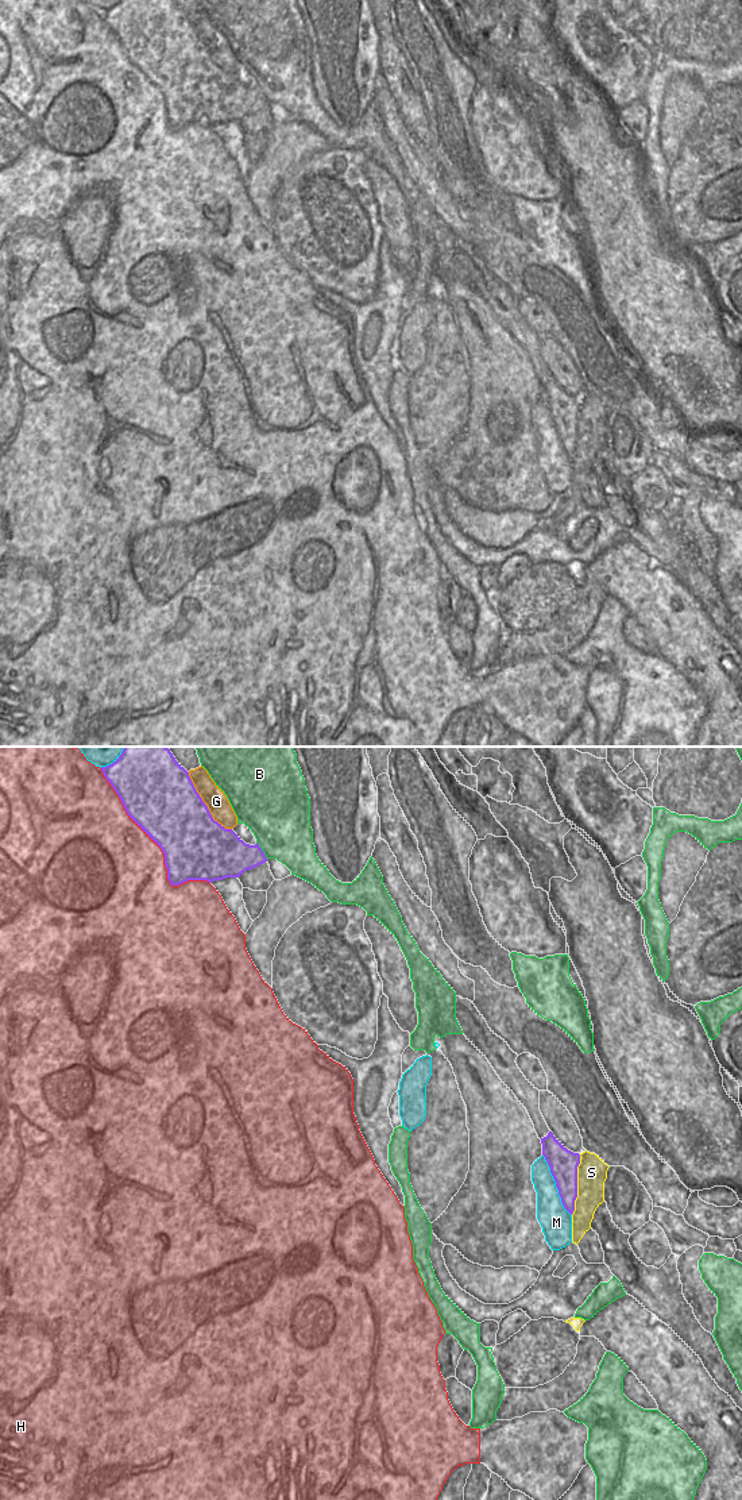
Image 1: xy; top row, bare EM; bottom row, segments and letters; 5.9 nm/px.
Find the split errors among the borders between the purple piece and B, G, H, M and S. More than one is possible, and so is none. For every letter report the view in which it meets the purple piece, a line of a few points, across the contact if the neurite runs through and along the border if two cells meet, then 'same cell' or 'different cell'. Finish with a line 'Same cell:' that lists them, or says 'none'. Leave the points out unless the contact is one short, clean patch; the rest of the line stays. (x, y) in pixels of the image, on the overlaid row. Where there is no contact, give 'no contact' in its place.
B: xy | different cell
G: xy | different cell
H: xy | different cell
M: xy | different cell
S: xy | xy (563, 1163), (576, 1176), (576, 1184), (591, 1172) | same cell
Same cell: S

